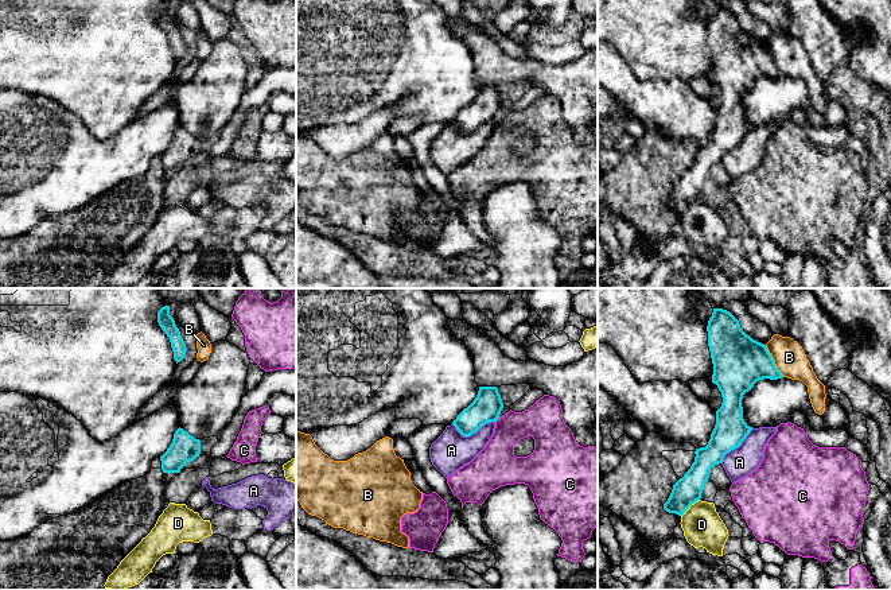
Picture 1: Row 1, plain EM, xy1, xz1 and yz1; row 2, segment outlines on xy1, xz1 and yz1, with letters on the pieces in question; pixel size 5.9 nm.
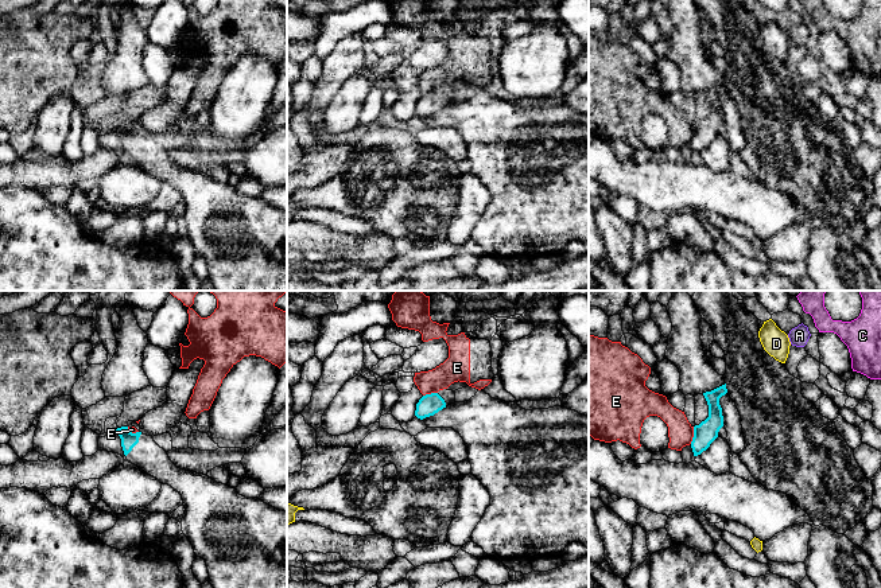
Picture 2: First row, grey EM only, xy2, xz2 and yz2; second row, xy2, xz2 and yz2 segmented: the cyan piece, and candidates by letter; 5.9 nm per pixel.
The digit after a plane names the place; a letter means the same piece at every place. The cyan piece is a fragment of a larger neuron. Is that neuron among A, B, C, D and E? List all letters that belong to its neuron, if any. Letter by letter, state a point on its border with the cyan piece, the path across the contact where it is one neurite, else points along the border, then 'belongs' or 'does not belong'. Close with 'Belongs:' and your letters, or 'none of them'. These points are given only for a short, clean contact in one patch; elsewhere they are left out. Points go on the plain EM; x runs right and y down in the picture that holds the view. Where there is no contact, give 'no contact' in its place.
A: meets cyan in xz1 at (473, 131); does not belong
B: meets cyan in yz1 at (773, 59); does not belong
C: meets cyan in xz1 at (497, 116); does not belong
D: meets cyan in yz1 at (689, 204); border along yz1 (699, 197), (681, 214); does not belong
E: meets cyan in yz2 at (694, 133); border along yz2 (694, 125), (690, 141); does not belong
Belongs: none of them

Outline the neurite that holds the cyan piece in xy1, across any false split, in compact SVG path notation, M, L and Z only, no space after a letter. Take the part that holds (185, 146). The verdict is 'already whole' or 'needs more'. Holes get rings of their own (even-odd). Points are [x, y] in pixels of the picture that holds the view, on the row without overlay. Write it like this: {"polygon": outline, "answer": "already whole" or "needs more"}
{"polygon": "M183 127L174 132L172 141L160 155L163 171L180 171L180 167L201 152L201 139Z", "answer": "already whole"}

